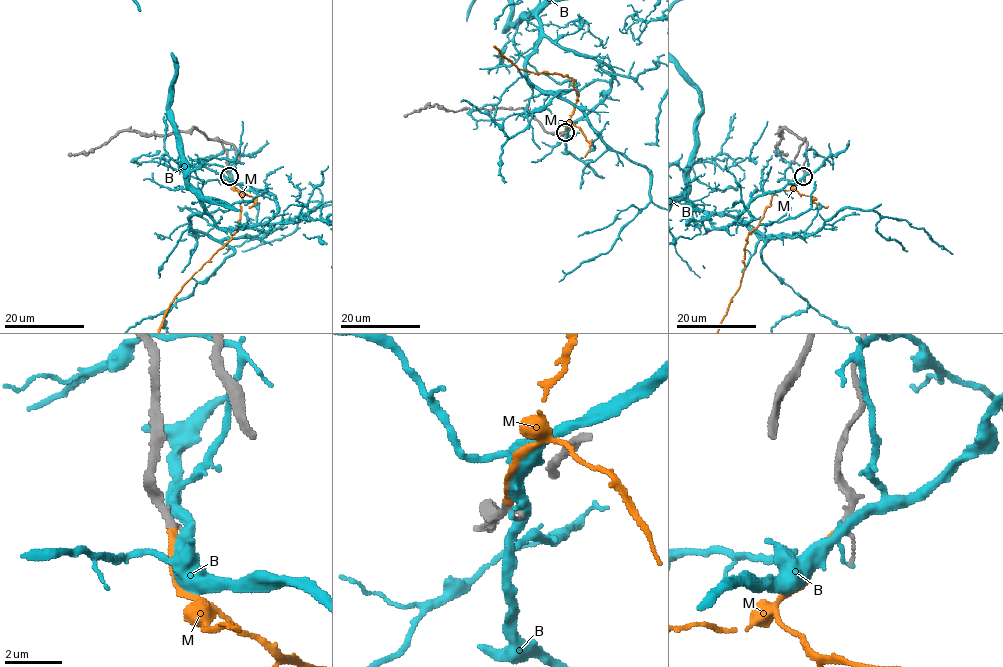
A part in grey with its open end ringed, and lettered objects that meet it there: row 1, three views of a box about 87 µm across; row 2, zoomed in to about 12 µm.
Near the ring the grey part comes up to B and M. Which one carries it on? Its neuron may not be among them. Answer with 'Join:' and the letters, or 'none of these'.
Join: M

